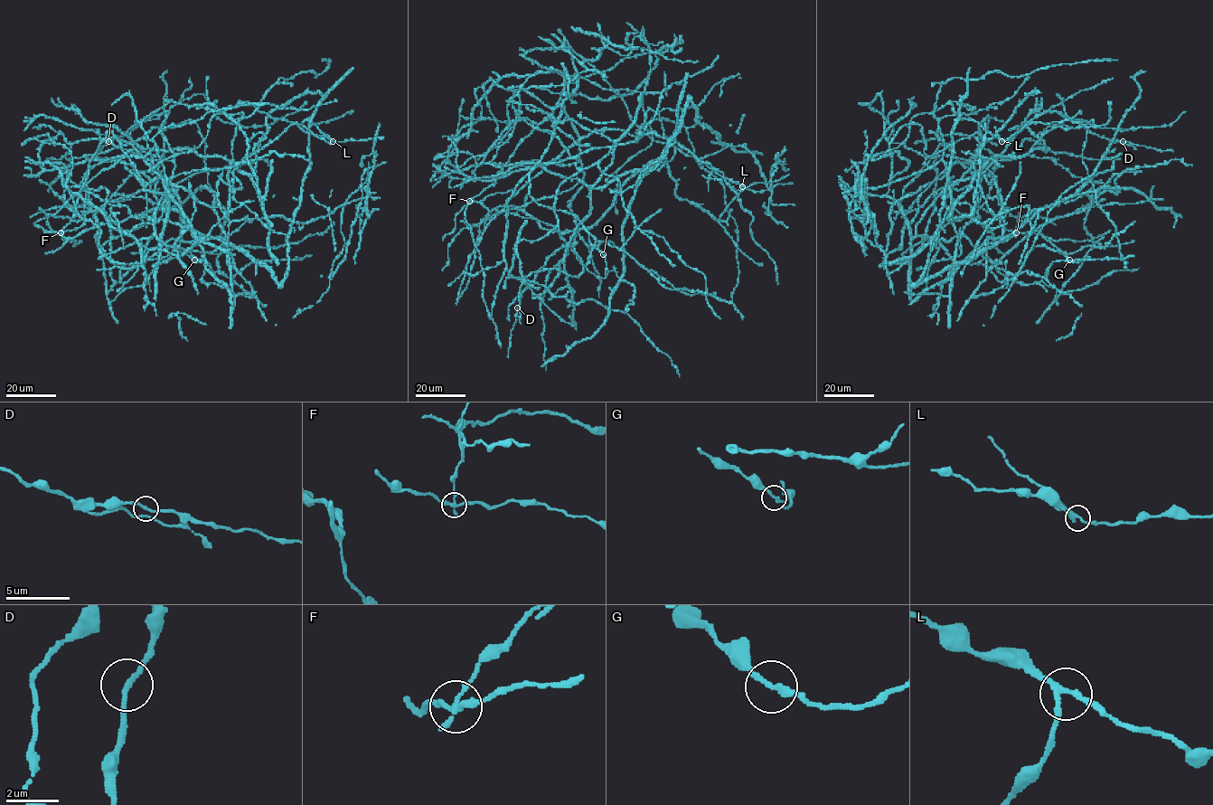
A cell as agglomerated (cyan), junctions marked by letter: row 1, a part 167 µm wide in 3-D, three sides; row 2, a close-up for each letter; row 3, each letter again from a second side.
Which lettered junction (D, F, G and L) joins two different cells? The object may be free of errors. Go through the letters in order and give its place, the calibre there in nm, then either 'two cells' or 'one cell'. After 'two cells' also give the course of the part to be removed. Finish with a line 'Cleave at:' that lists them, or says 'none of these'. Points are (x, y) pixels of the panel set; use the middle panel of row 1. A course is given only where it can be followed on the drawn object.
D: at (517, 307); 190 nm thick; one cell
F: at (469, 201); 190 nm thick; two cells; foreign part runs (469, 201), (479, 203), (465, 204), (456, 215), (455, 230), (442, 241)
G: at (603, 254); 200 nm thick; one cell
L: at (742, 186); 190 nm thick; one cell
Cleave at: F

